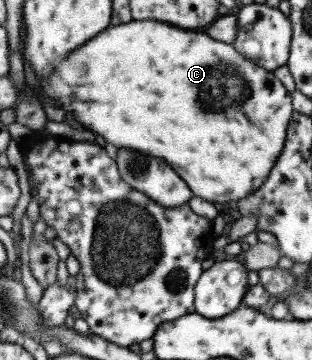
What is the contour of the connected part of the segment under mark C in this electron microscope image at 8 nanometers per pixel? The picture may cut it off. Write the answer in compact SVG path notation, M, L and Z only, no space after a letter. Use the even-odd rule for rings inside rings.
M152 19L104 28L62 56L54 70L46 76L38 76L34 85L24 82L24 89L39 103L42 93L46 103L50 101L54 107L68 111L88 131L100 135L110 145L126 147L168 163L196 197L218 207L226 205L226 201L238 202L262 185L282 151L287 123L293 112L291 94L273 72L244 58L232 44L219 42L204 32ZM244 101L250 105L246 115L240 109Z

